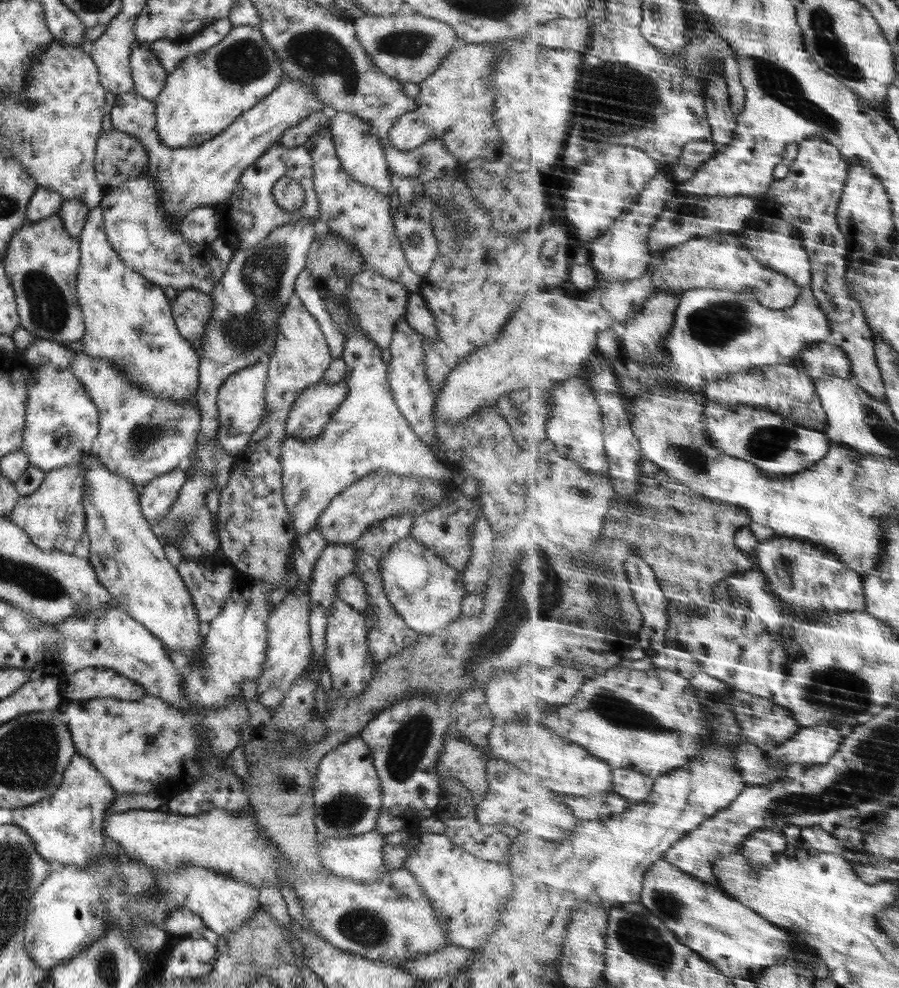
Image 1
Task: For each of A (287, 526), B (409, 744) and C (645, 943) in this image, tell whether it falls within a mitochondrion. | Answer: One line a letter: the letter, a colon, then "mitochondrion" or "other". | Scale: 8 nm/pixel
A: other
B: mitochondrion
C: mitochondrion

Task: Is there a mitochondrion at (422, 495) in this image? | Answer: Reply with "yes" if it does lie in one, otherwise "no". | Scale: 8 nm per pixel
yes

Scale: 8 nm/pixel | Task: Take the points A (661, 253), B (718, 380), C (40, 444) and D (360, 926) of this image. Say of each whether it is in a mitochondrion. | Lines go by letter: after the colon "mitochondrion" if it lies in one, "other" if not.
A: other
B: other
C: other
D: mitochondrion

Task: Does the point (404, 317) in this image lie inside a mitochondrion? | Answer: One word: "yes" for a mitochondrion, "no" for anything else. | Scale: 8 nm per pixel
no

